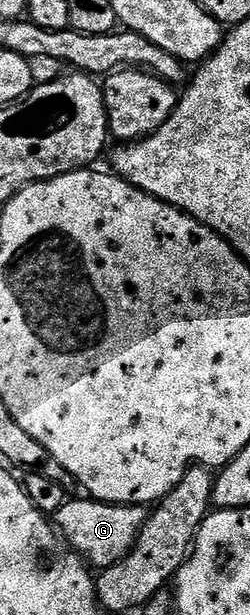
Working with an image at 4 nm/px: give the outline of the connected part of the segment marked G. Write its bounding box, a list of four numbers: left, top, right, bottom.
[54,495,149,571]

